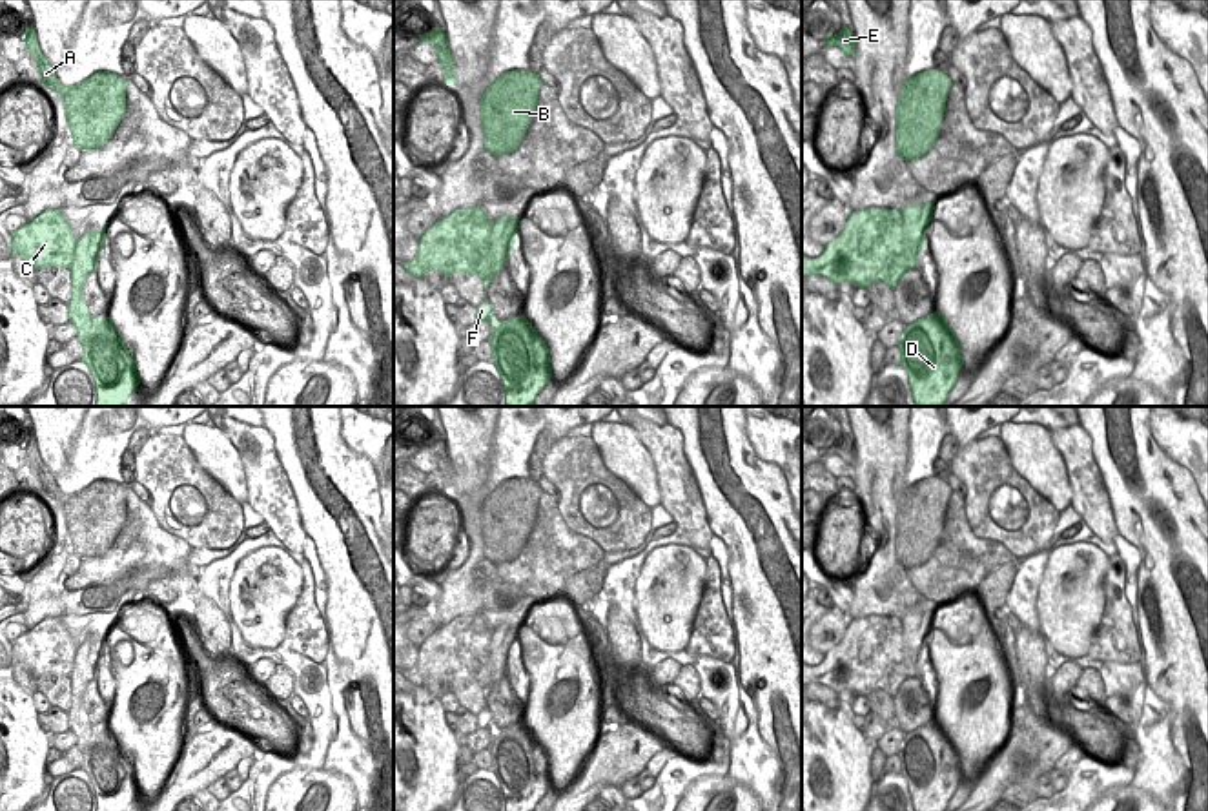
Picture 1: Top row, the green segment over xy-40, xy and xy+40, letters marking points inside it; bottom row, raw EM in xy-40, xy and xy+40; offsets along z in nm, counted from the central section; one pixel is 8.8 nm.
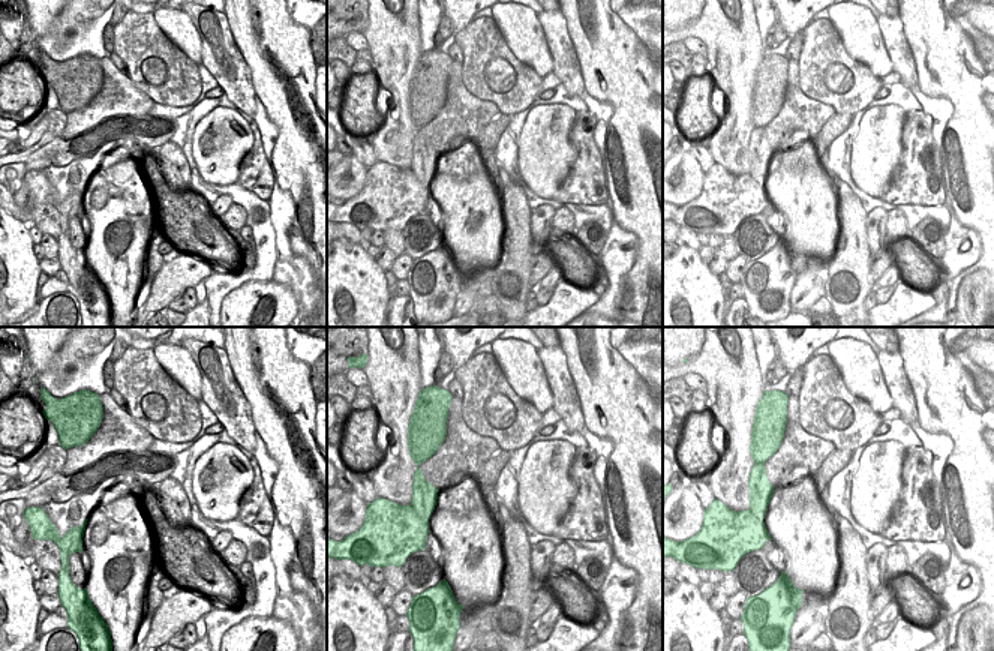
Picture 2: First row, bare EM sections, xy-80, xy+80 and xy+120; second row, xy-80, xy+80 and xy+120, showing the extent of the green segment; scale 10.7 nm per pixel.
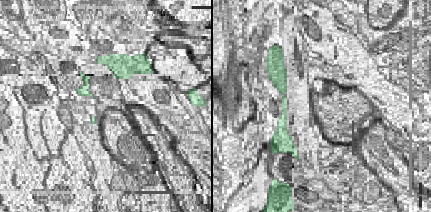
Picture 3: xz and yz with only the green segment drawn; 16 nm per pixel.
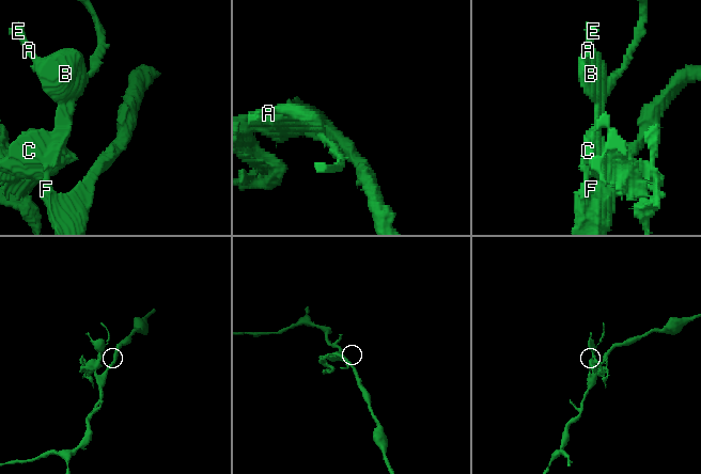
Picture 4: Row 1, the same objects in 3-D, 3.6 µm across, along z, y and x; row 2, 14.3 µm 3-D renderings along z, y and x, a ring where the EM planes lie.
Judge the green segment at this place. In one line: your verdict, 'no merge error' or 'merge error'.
merge error

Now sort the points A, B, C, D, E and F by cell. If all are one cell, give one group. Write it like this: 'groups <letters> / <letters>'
groups A B D E F / C

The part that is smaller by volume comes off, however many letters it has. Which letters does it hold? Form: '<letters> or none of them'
C

